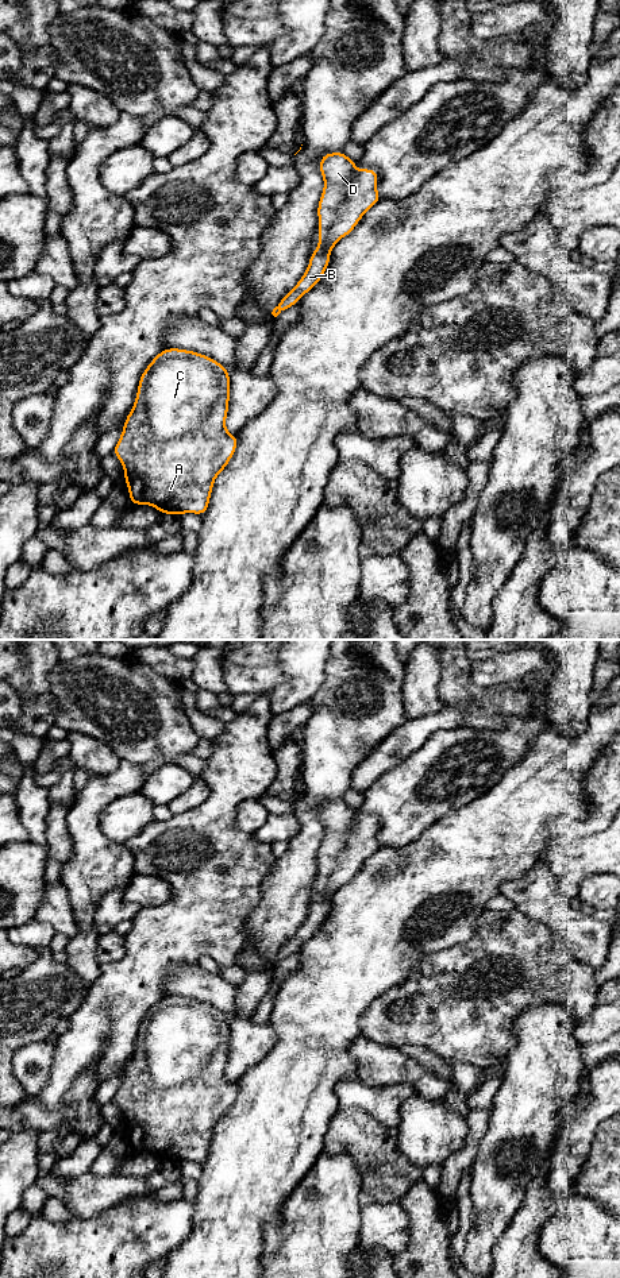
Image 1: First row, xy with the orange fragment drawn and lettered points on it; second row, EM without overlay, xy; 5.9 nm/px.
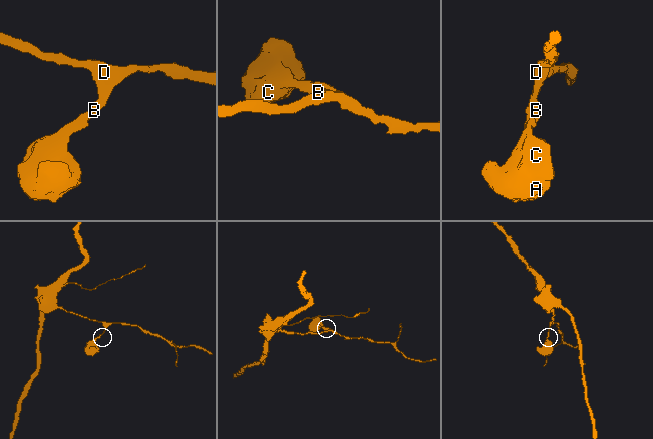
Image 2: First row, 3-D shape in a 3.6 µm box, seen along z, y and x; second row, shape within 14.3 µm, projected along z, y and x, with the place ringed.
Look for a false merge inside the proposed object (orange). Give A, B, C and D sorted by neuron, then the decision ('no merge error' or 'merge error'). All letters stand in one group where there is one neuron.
A B C D | no merge error

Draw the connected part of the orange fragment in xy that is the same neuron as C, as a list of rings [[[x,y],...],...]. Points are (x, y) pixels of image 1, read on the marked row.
[[[165,348],[150,362],[112,452],[123,464],[131,505],[150,505],[162,514],[205,514],[215,478],[238,445],[238,436],[226,429],[228,404],[230,372],[208,355]]]

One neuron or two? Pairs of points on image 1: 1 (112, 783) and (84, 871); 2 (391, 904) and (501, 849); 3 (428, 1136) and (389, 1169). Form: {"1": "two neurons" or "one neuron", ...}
{"1": "one neuron", "2": "one neuron", "3": "two neurons"}

